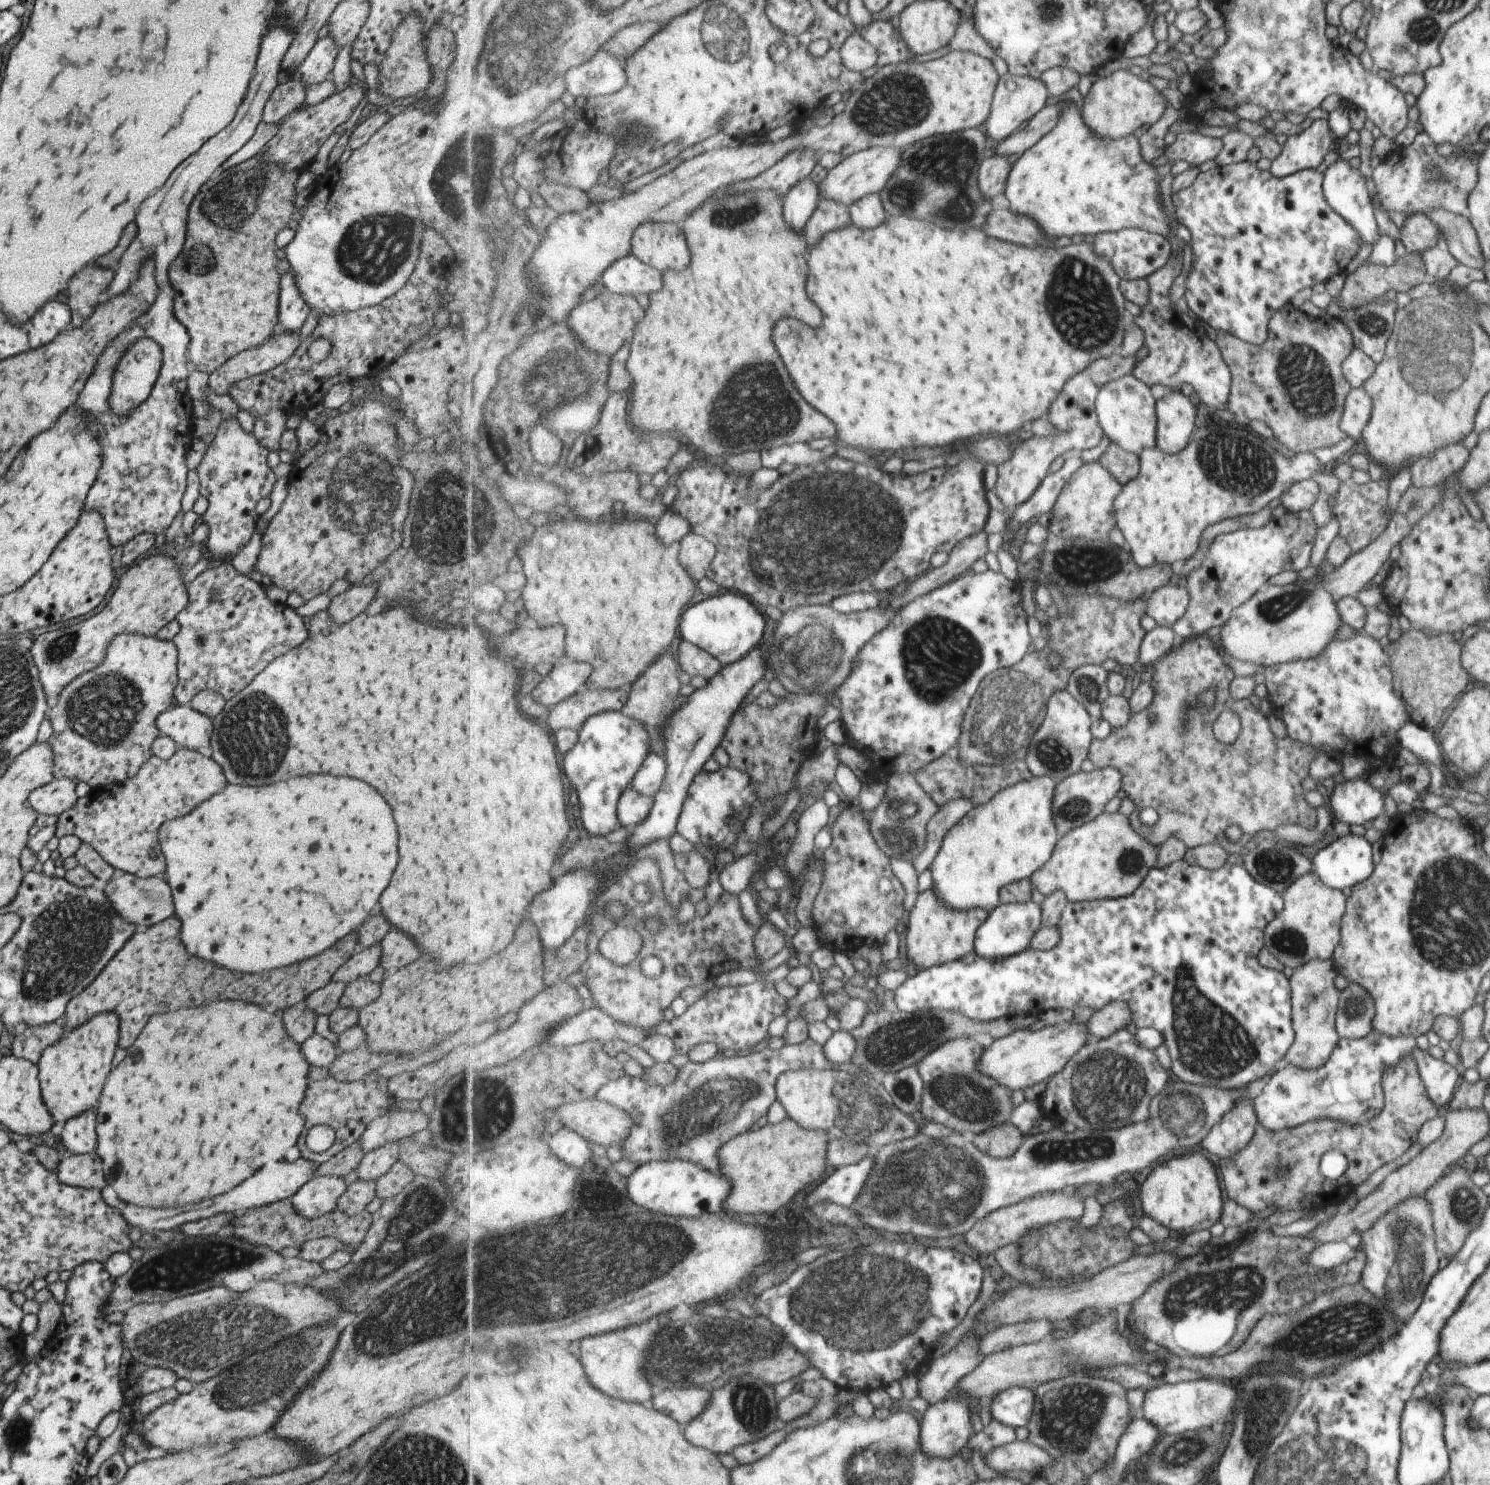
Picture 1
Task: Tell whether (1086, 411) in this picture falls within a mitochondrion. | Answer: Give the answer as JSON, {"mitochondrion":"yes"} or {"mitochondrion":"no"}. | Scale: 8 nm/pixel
{"mitochondrion":"no"}

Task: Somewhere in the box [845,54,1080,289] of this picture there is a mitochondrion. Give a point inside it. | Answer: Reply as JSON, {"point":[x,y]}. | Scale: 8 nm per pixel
{"point":[944,166]}

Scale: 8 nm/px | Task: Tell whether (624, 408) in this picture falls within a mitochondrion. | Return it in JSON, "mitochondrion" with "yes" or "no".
{"mitochondrion":"no"}

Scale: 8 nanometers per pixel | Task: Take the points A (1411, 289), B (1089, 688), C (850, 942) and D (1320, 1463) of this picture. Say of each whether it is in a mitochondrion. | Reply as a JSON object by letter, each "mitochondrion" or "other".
{"A":"other","B":"mitochondrion","C":"other","D":"mitochondrion"}

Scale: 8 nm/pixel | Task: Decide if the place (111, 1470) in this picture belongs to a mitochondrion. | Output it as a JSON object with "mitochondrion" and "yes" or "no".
{"mitochondrion":"no"}

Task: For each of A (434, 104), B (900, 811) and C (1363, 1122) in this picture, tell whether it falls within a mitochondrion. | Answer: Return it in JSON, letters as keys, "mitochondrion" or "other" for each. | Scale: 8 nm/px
{"A":"other","B":"mitochondrion","C":"other"}

